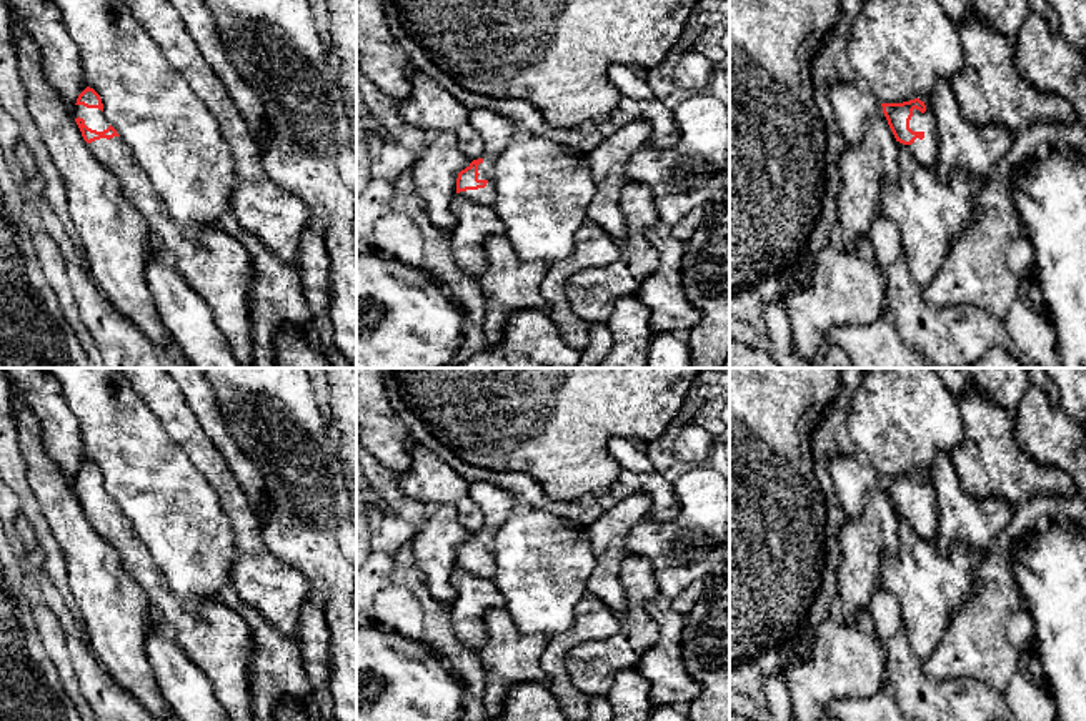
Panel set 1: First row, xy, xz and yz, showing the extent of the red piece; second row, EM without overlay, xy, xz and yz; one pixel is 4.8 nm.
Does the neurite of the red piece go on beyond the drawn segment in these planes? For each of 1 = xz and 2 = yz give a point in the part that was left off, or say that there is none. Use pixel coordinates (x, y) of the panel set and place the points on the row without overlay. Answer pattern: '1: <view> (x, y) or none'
1: xz (497, 505)
2: yz (853, 477)

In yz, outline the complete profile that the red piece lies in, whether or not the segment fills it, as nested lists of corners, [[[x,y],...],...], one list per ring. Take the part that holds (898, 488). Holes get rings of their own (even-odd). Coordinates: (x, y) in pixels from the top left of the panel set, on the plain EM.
[[[833,455],[829,473],[836,496],[846,518],[858,518],[866,505],[866,493],[881,490],[911,528],[934,541],[938,531],[938,506],[933,485],[919,471],[903,476],[879,476],[869,461],[859,455]]]

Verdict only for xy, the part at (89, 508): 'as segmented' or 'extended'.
extended

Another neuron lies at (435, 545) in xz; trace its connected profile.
[[[440,505],[418,526],[411,549],[416,568],[426,583],[435,601],[451,604],[456,589],[450,581],[450,573],[456,566],[456,551],[461,543],[470,540],[468,533],[458,521],[458,510],[453,505]]]

